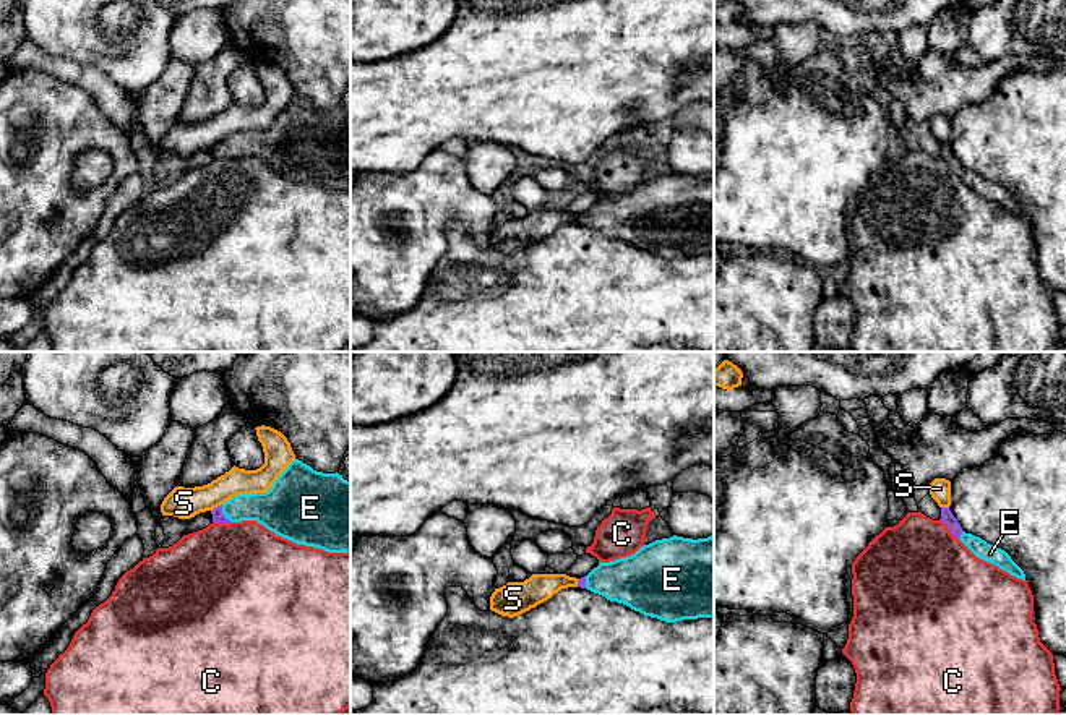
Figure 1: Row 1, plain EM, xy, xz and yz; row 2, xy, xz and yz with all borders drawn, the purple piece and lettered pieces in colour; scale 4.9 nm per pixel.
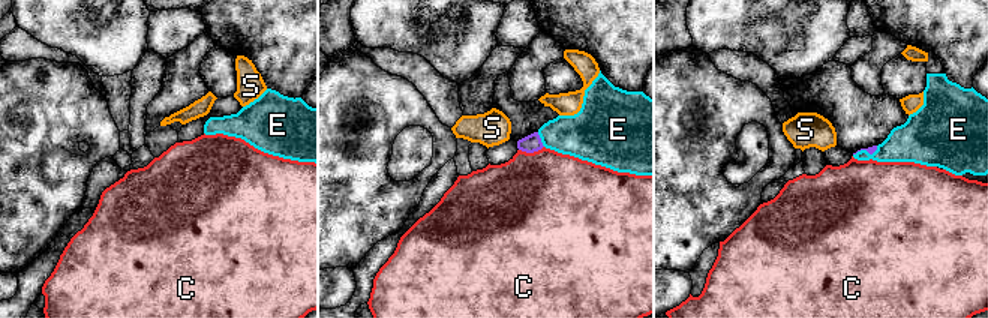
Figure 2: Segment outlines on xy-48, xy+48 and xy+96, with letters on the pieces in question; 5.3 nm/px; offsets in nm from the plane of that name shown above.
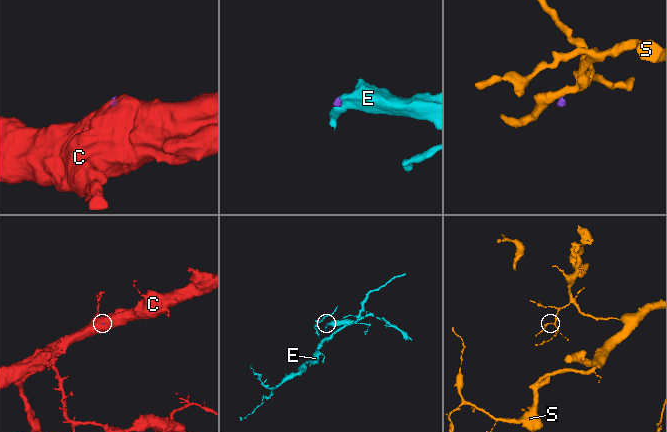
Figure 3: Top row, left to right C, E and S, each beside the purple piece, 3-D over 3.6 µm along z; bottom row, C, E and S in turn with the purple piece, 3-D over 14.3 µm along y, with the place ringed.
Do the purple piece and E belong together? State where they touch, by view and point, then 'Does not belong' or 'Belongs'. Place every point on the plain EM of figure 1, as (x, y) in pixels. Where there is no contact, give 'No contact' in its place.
Touches purple at xy (221, 149). Belongs

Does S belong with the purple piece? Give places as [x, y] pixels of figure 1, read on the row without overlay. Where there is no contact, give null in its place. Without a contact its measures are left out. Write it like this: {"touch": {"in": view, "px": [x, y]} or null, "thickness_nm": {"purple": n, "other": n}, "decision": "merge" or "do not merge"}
{"touch": {"in": "xy", "px": [218, 143]}, "thickness_nm": {"purple": 60, "other": 160}, "decision": "do not merge"}

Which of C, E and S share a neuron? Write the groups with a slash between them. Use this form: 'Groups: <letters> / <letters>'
Groups: C / E / S

